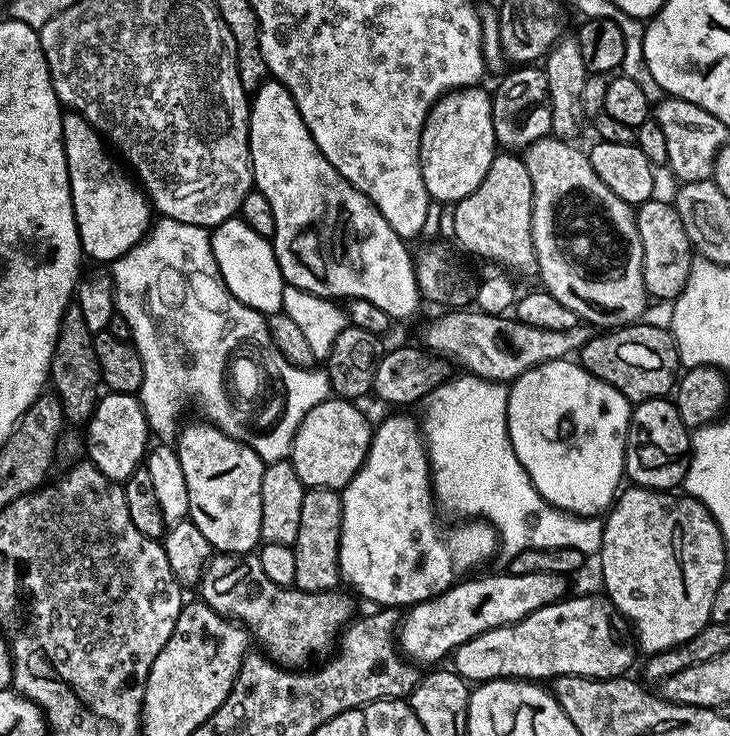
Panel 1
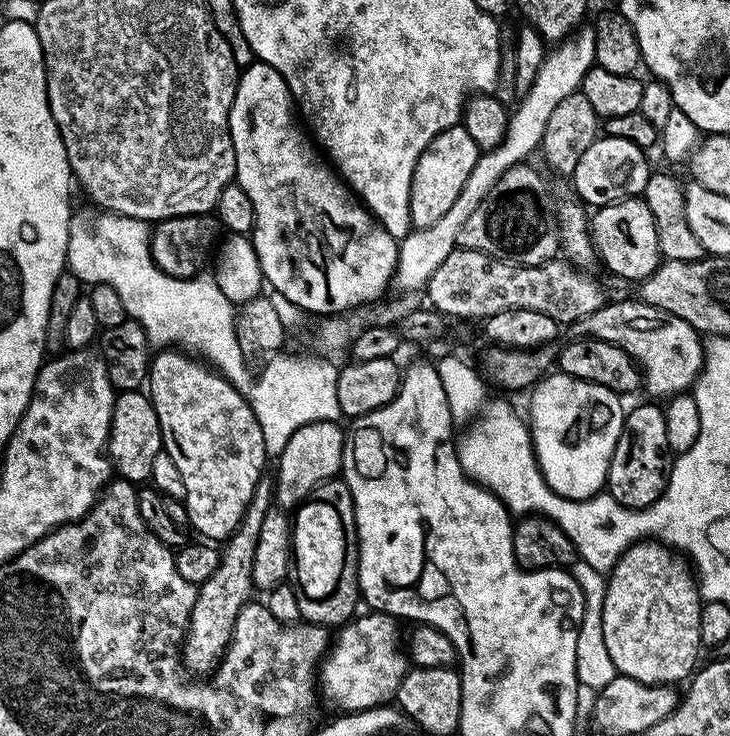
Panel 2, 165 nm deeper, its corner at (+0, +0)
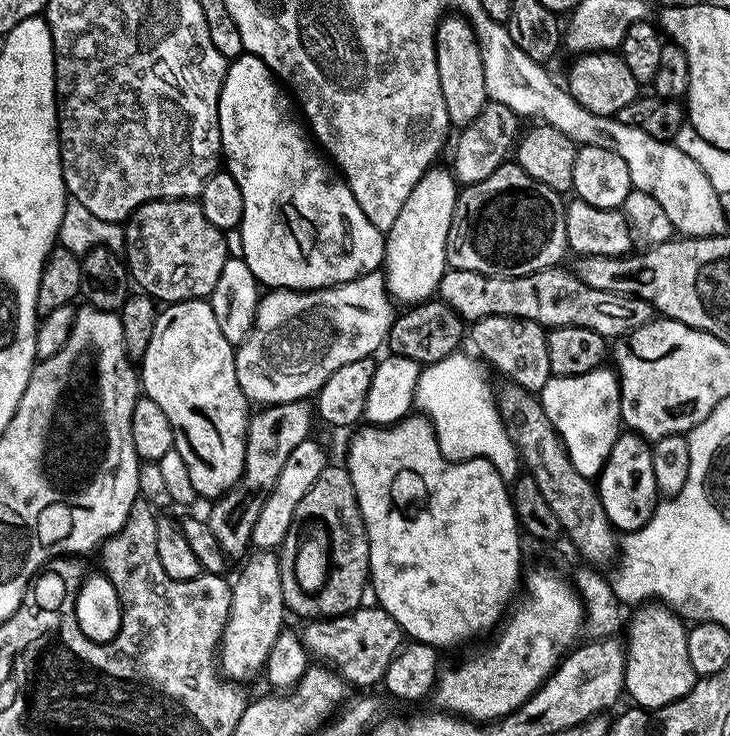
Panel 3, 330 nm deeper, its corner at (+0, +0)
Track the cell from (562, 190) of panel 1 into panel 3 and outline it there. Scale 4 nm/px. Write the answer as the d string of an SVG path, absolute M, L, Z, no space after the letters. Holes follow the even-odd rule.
M448 14L441 19L436 28L436 61L438 86L442 86L442 102L446 102L448 123L453 129L464 129L484 112L489 102L482 50L476 31L465 16Z

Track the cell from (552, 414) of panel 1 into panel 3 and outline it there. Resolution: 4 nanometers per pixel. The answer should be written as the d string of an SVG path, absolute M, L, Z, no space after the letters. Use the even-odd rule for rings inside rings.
M601 366L581 376L553 376L538 397L579 474L589 478L599 477L622 431L617 373L611 367Z

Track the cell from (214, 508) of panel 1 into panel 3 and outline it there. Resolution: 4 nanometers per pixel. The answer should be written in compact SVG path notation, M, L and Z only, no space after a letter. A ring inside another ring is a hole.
M207 299L183 300L177 304L170 304L159 309L156 321L154 322L154 334L150 334L150 346L146 346L146 354L138 364L138 376L142 381L143 395L150 397L154 402L158 402L158 407L166 413L166 418L170 418L170 430L174 430L173 449L178 454L182 454L182 459L186 462L186 471L190 473L190 483L194 485L197 497L204 499L205 496L205 501L211 502L216 497L221 496L223 492L229 492L238 482L238 478L244 469L250 401L244 395L242 386L238 386L236 348L228 341L226 334L222 334L222 330L218 330L218 318L214 318L214 310Z

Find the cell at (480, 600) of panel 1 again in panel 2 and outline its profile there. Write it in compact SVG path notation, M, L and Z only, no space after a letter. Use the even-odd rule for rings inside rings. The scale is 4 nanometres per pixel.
M365 611L348 621L335 633L330 647L318 668L318 692L340 708L341 713L379 708L395 701L396 691L410 664L402 651L401 625L397 617L386 612Z

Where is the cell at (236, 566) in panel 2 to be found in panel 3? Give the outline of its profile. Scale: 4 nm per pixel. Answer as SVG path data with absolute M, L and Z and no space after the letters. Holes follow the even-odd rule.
M311 399L270 404L256 411L248 418L246 458L242 474L229 492L223 492L211 501L209 508L212 509L206 513L210 530L214 538L218 538L218 546L222 546L229 558L244 558L249 555L253 547L254 522L258 522L258 514L262 514L266 498L276 488L290 454L294 454L295 448L302 446L302 442L313 435L314 404Z

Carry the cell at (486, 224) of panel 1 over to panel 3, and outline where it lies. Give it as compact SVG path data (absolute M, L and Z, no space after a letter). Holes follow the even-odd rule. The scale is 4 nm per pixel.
M505 162L488 178L459 189L456 209L452 215L446 258L448 268L474 270L491 276L525 276L543 268L554 268L569 251L566 238L566 200L550 186L536 181L516 162Z

